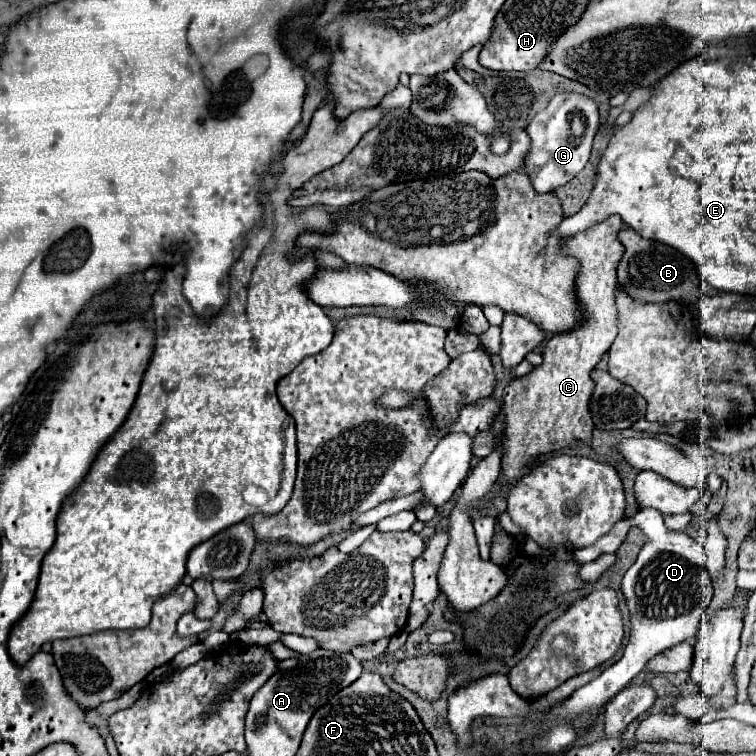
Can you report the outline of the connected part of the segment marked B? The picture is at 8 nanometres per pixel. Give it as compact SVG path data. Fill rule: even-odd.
M623 228L619 232L619 242L625 246L625 254L619 262L617 276L619 276L619 286L627 290L629 296L643 300L643 302L667 302L667 300L677 300L677 302L695 302L701 296L701 276L693 260L683 258L675 248L641 238L635 230Z

